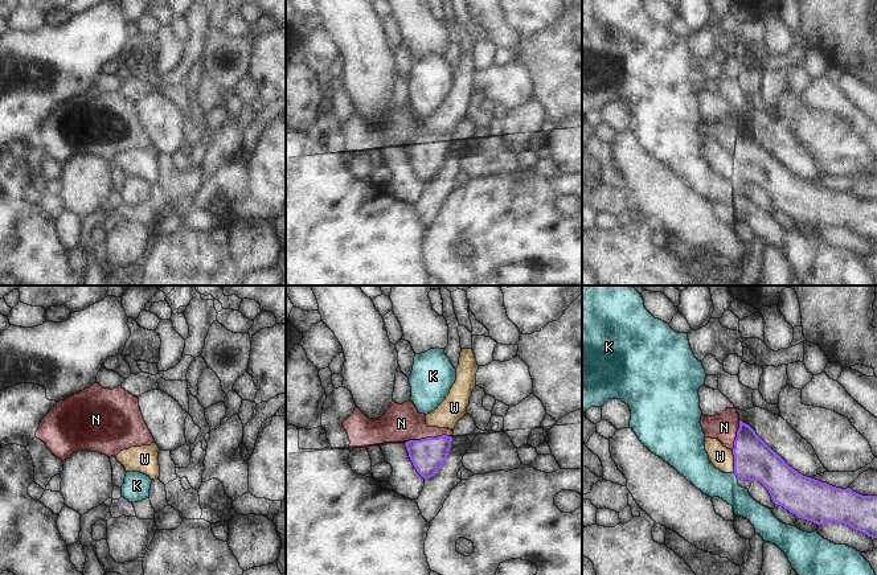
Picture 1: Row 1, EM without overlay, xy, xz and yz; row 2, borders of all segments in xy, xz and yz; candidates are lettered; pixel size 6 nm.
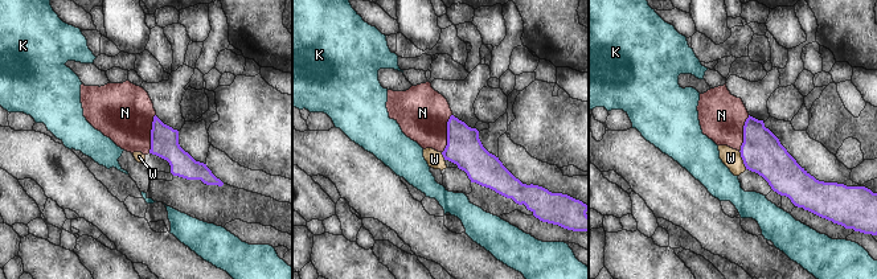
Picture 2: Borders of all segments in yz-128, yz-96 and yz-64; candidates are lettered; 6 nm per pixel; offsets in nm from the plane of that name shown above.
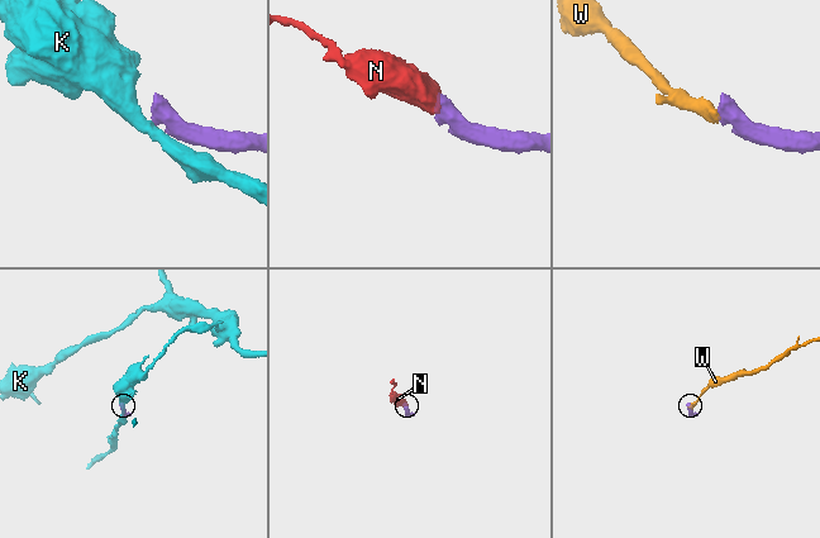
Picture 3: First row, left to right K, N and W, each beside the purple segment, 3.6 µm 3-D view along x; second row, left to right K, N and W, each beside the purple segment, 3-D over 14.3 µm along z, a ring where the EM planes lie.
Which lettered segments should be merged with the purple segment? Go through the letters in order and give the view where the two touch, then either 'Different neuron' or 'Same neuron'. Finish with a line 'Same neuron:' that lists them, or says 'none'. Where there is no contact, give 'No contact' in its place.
K: Touches purple in yz. Different neuron
N: Touches purple in xz. Same neuron
W: Touches purple in yz. Different neuron
Same neuron: N

